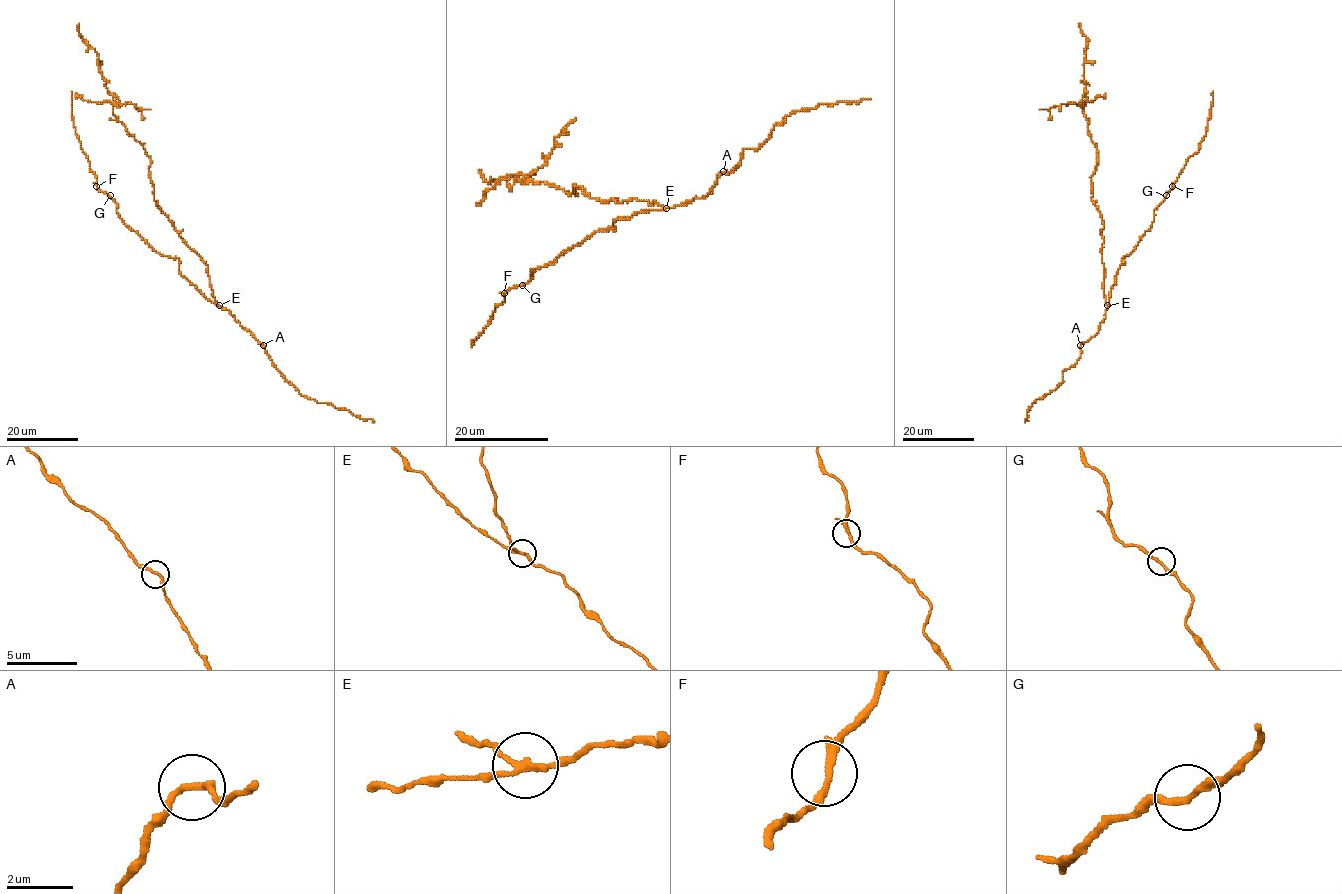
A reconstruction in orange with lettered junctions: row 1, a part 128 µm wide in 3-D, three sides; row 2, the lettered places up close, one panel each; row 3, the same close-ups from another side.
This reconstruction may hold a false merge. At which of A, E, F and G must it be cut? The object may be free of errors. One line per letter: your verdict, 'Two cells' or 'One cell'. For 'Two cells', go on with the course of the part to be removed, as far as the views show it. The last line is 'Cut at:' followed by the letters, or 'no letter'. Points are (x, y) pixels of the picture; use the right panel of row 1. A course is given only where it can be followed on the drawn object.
A: One cell
E: Two cells. Course of the part to remove: (1108, 305), (1100, 250), (1104, 226), (1091, 199), (1096, 145), (1082, 112), (1087, 39), (1079, 23)
F: One cell
G: One cell
Cut at: E

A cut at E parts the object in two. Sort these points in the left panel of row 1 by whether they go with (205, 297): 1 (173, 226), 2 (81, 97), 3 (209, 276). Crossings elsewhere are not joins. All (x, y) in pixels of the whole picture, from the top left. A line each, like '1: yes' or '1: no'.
1: no
2: no
3: no

